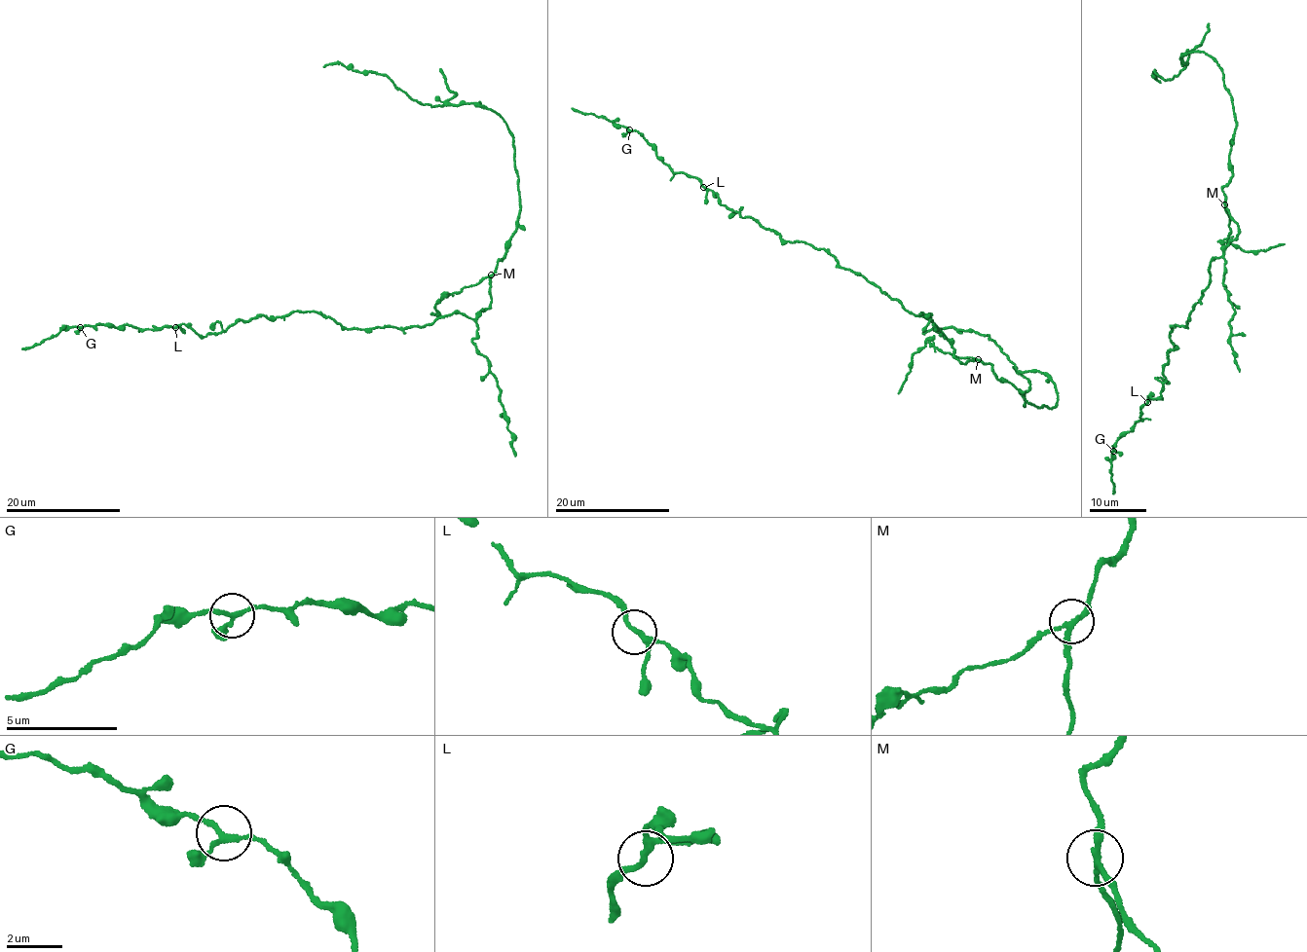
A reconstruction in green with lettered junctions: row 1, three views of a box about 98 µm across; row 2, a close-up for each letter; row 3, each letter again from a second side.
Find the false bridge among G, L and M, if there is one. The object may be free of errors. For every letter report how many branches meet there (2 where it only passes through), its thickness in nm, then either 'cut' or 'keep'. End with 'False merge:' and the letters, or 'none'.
G: branches 3; calibre 180 nm; keep
L: branches 3; calibre 200 nm; keep
M: branches 3; calibre 190 nm; cut
False merge: M

